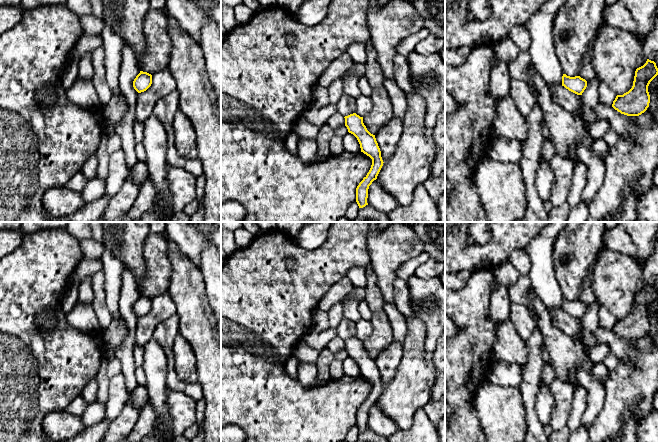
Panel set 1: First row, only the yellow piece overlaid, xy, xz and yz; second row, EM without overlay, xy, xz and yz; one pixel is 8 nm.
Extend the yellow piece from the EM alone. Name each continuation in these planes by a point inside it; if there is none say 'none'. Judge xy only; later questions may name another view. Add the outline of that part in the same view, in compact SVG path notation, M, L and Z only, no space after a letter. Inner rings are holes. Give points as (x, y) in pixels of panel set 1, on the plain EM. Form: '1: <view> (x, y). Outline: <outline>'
none

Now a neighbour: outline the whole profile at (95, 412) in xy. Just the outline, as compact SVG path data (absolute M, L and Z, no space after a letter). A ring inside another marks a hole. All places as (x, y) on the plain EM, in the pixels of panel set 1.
M95 400L89 404L81 415L85 427L93 426L103 420L105 416L106 405Z

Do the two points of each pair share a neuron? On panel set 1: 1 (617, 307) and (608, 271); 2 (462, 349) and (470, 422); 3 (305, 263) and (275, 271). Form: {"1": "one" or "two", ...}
{"1": "one", "2": "one", "3": "one"}

